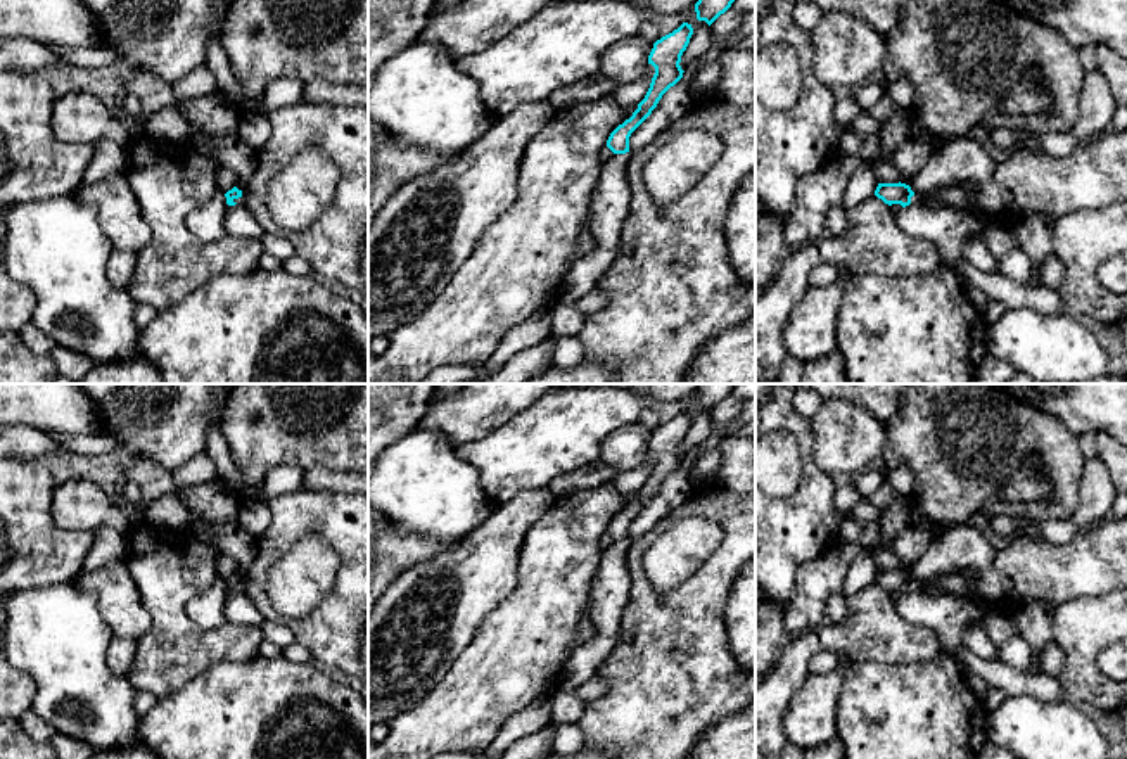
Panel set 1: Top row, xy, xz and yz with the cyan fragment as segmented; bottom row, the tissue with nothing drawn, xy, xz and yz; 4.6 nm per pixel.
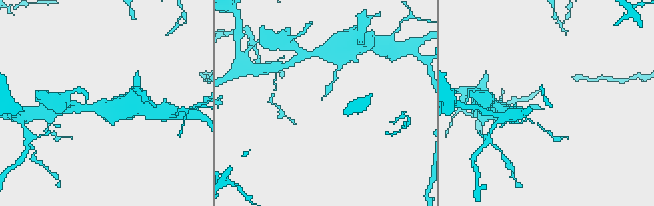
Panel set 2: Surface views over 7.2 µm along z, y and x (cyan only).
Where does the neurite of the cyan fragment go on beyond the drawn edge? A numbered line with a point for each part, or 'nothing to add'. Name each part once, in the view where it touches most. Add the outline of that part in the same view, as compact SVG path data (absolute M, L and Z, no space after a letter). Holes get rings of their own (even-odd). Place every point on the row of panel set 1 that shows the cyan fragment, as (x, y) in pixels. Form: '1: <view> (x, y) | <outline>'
1: xz (609, 208) | M629 152L612 154L602 164L602 173L589 204L589 225L595 247L572 263L557 294L557 301L562 304L577 303L593 290L600 277L621 252L621 232L629 213L627 161Z

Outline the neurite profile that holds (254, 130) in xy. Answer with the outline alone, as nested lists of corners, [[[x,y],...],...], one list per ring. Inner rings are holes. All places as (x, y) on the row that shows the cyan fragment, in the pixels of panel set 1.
[[[242,112],[237,137],[254,150],[261,149],[271,137],[271,123],[268,116]]]

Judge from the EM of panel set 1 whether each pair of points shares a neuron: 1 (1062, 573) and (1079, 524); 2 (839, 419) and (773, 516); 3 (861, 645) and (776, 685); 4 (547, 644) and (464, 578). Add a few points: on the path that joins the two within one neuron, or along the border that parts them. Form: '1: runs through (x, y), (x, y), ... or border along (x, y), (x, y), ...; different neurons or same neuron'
1: border along (1084, 529), (1065, 543), (1050, 543), (1043, 538); different neurons
2: border along (809, 420), (815, 462), (832, 478); different neurons
3: runs through (839, 642), (816, 642), (795, 663); same neuron
4: border along (519, 569), (515, 586), (483, 619), (472, 637); different neurons

